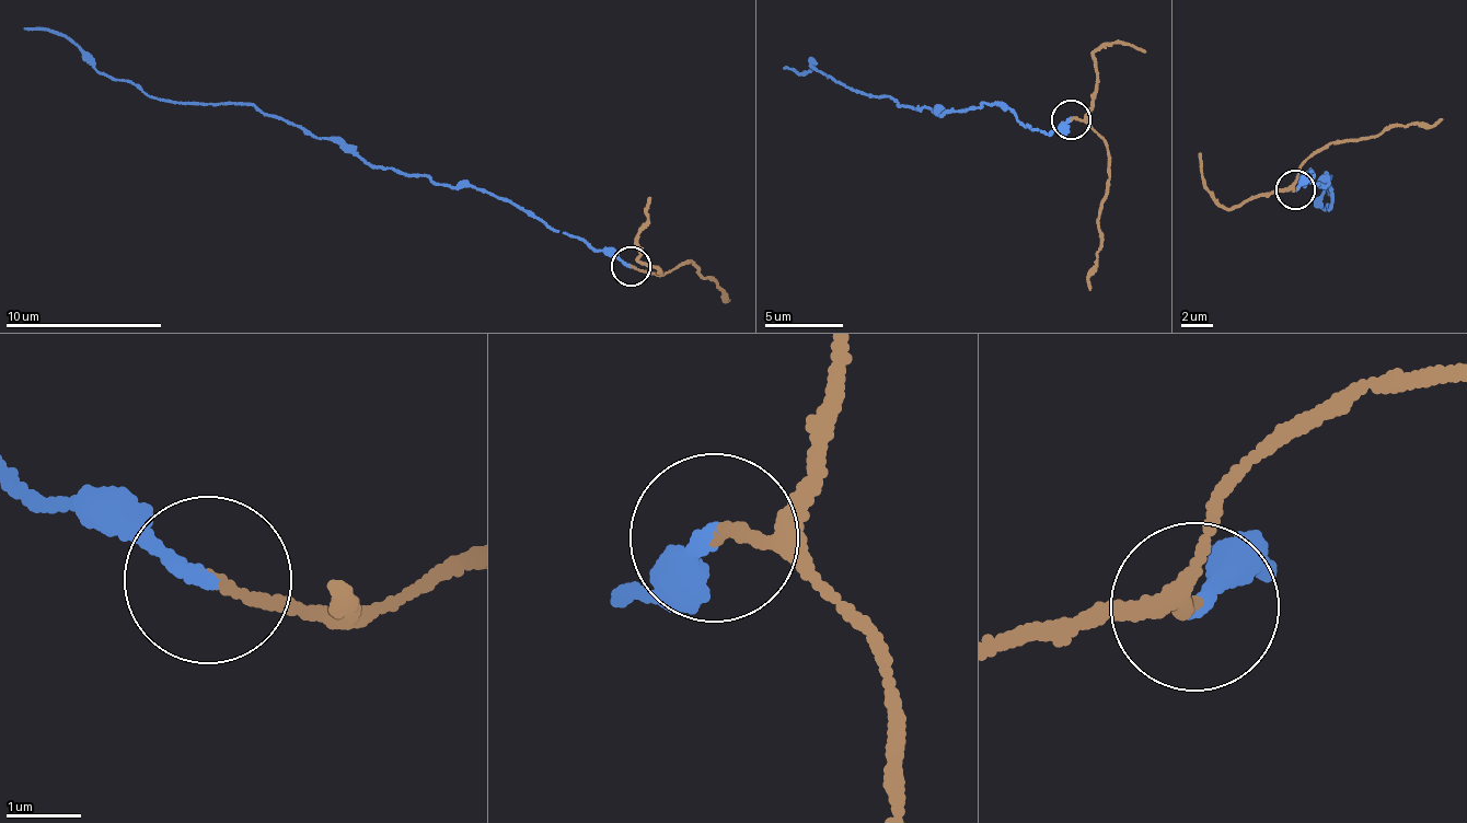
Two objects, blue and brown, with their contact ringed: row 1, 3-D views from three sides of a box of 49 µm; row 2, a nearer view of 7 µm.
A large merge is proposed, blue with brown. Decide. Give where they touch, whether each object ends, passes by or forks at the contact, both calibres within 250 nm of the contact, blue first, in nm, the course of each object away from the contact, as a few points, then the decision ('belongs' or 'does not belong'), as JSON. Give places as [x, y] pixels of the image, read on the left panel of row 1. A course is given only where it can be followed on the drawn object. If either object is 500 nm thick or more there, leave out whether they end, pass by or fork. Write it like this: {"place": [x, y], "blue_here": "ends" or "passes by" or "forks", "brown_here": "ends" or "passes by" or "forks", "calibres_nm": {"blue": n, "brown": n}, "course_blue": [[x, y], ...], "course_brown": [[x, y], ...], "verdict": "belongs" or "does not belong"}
{"place": [631, 266], "blue_here": "ends", "brown_here": "ends", "calibres_nm": {"blue": 190, "brown": 130}, "course_blue": [[631, 267], [511, 201], [371, 170], [332, 140], [251, 106], [160, 101], [96, 68], [61, 34], [23, 30]], "course_brown": [[631, 267], [662, 274], [685, 262], [700, 267], [699, 271], [730, 301]], "verdict": "belongs"}

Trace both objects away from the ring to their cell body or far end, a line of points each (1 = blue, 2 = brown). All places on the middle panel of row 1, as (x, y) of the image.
1: (1070, 120), (1050, 135), (997, 104), (942, 111), (896, 103), (833, 81), (811, 65), (807, 71), (781, 69)
2: (1070, 120), (1088, 125), (1109, 151), (1109, 193), (1100, 210), (1089, 290)

